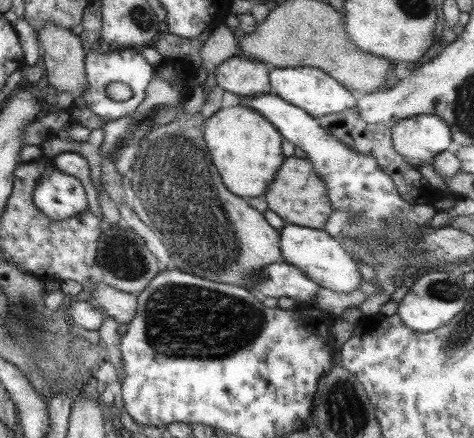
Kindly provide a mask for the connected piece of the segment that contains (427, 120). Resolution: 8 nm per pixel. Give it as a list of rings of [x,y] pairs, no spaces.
[[[431,114],[402,118],[390,128],[392,147],[409,167],[431,165],[436,154],[447,150],[451,142],[449,127]]]

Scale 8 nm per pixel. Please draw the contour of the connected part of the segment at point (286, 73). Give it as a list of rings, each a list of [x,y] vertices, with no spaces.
[[[275,67],[268,73],[272,93],[311,117],[326,116],[356,107],[356,94],[314,67]]]

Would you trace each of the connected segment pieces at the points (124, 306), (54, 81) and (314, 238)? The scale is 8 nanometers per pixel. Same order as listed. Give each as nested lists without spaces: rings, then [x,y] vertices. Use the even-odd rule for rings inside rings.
[[[94,284],[91,296],[95,298],[99,311],[120,323],[128,323],[136,312],[135,294],[121,292],[114,288]]]
[[[46,22],[37,33],[35,33],[42,55],[43,65],[46,70],[47,83],[53,86],[57,93],[67,92],[74,98],[85,95],[87,82],[85,82],[84,57],[85,52],[79,36],[73,35],[70,30],[61,29],[60,26]]]
[[[286,223],[278,233],[283,261],[303,271],[316,285],[343,294],[349,294],[359,288],[362,278],[357,271],[357,265],[351,256],[343,251],[341,242],[337,238],[329,237],[324,229]]]

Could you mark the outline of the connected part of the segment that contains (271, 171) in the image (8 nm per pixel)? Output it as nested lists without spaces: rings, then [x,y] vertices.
[[[242,105],[231,106],[231,108],[219,109],[211,117],[204,120],[202,128],[203,140],[210,154],[213,167],[225,184],[225,188],[239,198],[255,198],[261,196],[266,188],[273,182],[275,173],[279,171],[286,156],[283,156],[281,145],[282,136],[278,130],[266,119],[255,113],[249,107]]]

